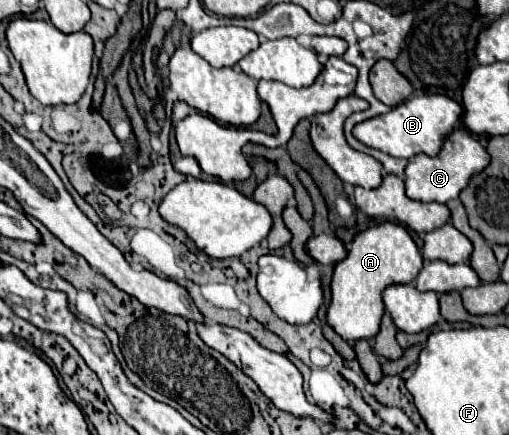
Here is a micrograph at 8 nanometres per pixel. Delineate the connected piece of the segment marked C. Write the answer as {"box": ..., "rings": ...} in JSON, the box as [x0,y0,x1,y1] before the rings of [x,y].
{"box":[404,128,490,202],"rings":[[[454,128],[446,138],[444,144],[440,148],[440,152],[430,158],[424,154],[416,154],[414,158],[408,160],[408,166],[404,170],[404,184],[406,184],[406,196],[418,202],[450,202],[454,198],[458,198],[460,190],[468,184],[470,176],[474,172],[480,172],[482,168],[486,168],[490,162],[488,152],[480,146],[480,142],[468,134],[466,130]]]}

